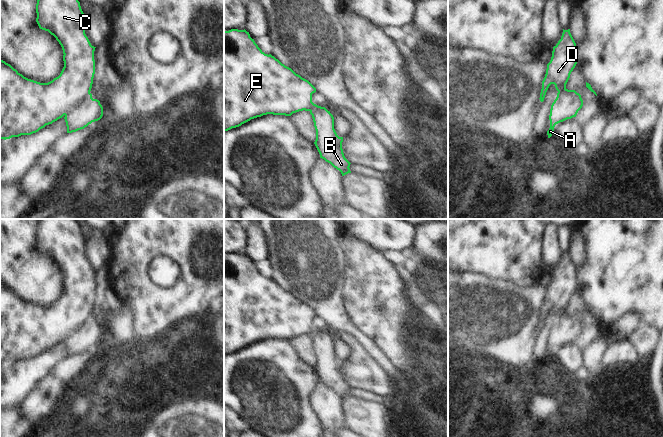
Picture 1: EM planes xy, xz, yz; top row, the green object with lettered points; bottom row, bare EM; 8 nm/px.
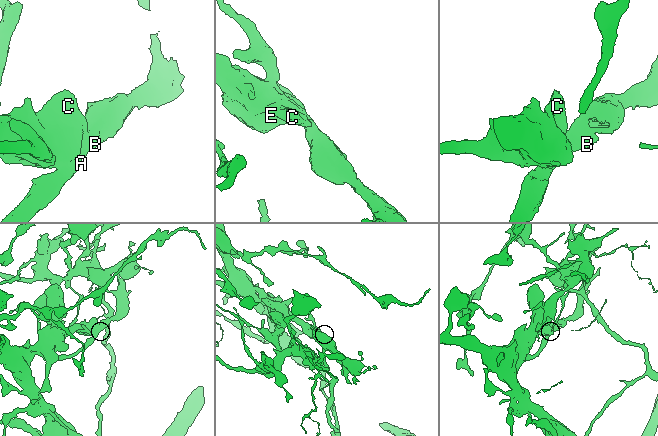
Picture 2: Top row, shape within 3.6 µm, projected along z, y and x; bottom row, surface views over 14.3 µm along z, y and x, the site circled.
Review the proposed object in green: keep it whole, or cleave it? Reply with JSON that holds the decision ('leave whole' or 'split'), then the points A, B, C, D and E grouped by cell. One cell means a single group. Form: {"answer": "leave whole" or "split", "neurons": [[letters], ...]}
{"answer": "split", "neurons": [["A", "B"], ["C", "D", "E"]]}

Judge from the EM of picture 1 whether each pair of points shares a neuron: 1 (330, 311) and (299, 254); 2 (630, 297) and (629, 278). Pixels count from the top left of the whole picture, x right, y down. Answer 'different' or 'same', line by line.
1: same
2: same

